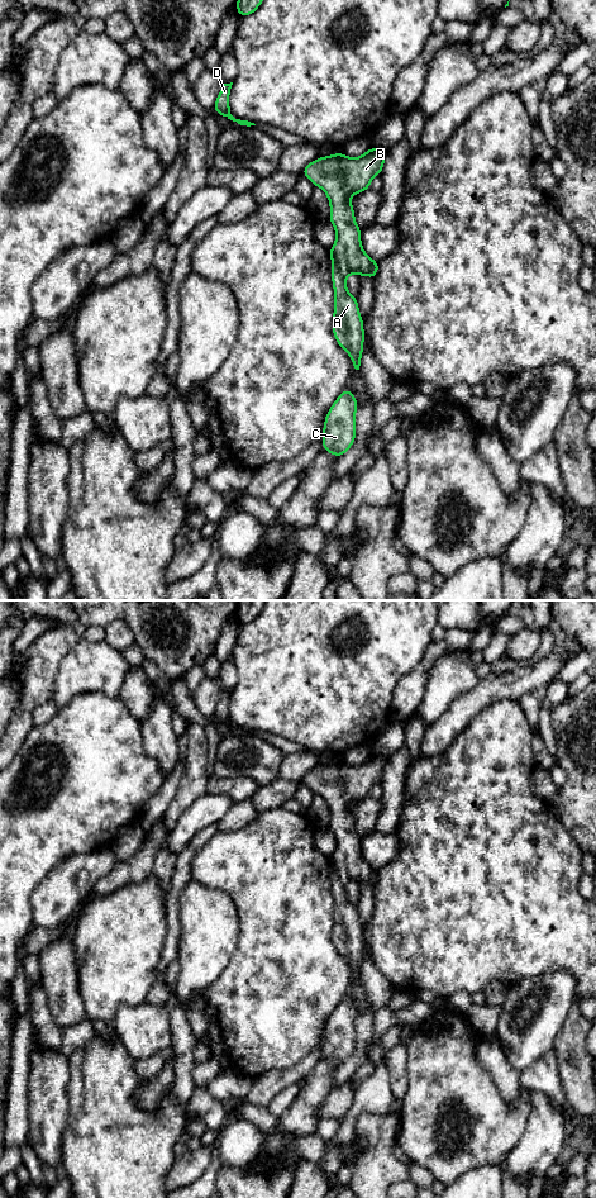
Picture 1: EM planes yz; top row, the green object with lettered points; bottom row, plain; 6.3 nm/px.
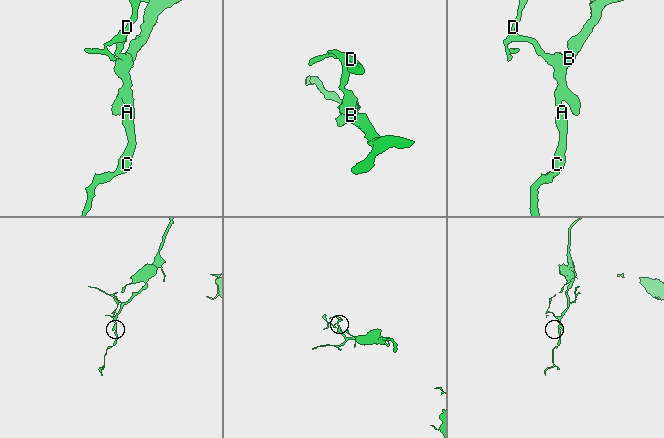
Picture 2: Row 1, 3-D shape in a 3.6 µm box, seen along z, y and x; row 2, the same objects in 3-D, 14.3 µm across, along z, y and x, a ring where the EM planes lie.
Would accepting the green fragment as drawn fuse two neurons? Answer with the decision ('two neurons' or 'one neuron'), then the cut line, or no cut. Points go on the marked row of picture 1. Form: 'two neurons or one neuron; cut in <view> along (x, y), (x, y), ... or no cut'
one neuron; no cut

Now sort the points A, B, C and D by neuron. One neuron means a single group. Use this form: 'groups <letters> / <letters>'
groups A B C D

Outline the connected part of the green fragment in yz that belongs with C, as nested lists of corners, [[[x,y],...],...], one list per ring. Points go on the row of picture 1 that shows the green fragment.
[[[344,389],[330,407],[323,429],[323,450],[340,457],[356,438],[356,409],[358,404],[354,394]]]

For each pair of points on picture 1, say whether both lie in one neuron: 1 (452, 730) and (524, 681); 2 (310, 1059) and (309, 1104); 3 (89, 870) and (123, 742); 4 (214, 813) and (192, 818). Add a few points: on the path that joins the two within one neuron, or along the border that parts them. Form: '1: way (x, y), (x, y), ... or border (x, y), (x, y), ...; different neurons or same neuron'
1: way (467, 711), (491, 688), (505, 685); same neuron
2: border (322, 1056), (305, 1077); different neurons
3: border (104, 847), (96, 851), (72, 854), (65, 859); different neurons
4: way (209, 813), (198, 816); same neuron

